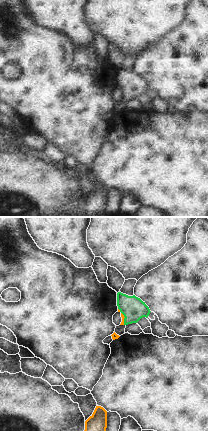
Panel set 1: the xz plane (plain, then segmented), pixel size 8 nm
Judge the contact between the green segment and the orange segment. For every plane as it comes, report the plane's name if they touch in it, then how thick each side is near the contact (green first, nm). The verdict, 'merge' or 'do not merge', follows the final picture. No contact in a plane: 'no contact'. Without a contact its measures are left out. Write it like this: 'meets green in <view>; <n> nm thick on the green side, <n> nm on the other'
meets green in xz; 190 nm thick on the green side, 30 nm on the other

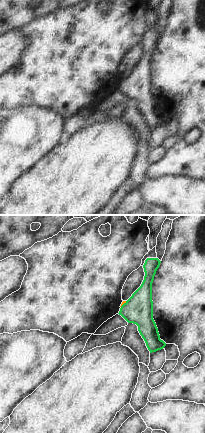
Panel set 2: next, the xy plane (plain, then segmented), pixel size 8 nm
meets green in xy; 240 nm thick on the green side, 20 nm on the other

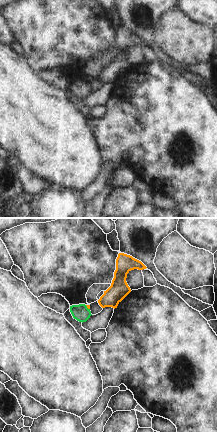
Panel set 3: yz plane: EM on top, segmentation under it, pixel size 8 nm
meets green in yz; 140 nm thick on the green side, 30 nm on the other

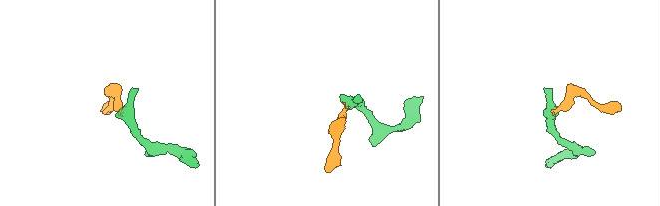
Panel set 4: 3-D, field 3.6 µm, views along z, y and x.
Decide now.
merge

